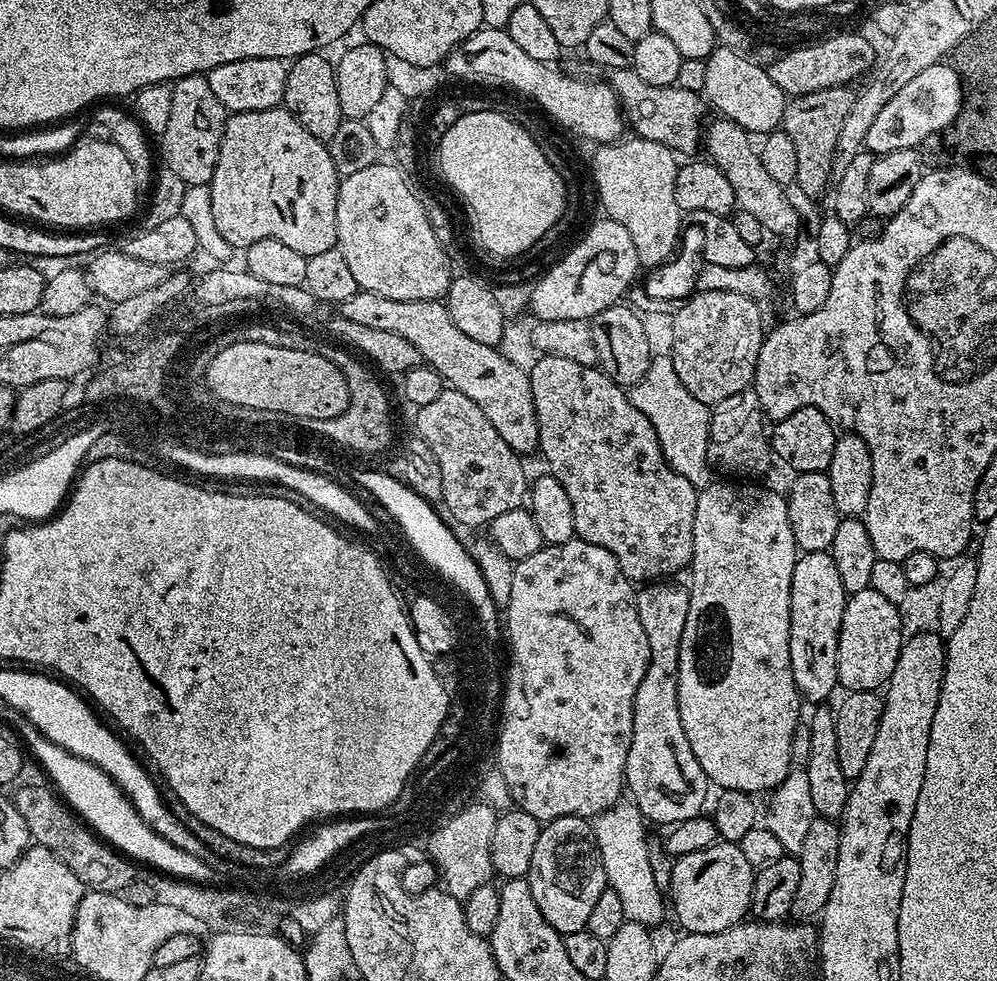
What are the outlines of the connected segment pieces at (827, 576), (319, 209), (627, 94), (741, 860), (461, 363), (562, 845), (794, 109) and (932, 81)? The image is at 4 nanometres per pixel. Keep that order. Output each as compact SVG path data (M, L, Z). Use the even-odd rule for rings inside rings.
M831 551L805 552L794 566L794 578L790 582L790 666L794 670L794 682L805 701L824 702L832 691L837 691L838 681L838 638L842 626L842 614L849 593L838 578L838 566L834 566Z
M283 107L271 108L270 110L258 110L257 112L237 112L229 115L224 127L224 137L222 146L218 150L218 166L212 175L210 202L214 202L214 222L230 242L233 249L243 250L249 248L254 242L262 242L262 238L278 238L278 242L286 242L286 246L298 250L298 254L303 256L313 256L322 254L322 250L330 250L337 247L336 243L336 207L338 206L338 194L340 193L340 182L342 177L336 173L334 162L328 153L328 145L323 140L314 138L310 130L306 130L289 112L285 112Z
M630 68L622 70L611 70L606 76L607 83L612 85L612 90L618 102L620 103L620 111L624 114L627 127L632 128L637 137L641 140L649 140L650 142L658 142L662 146L672 149L677 154L683 152L692 152L688 154L696 154L702 148L702 133L706 128L706 119L704 120L704 108L706 109L706 100L699 92L691 92L677 86L671 88L663 88L662 86L650 86L650 82L642 82L642 78L638 78L636 71Z
M717 842L709 848L694 850L694 854L675 857L673 866L670 908L676 911L676 920L684 927L685 933L718 934L741 923L749 915L752 906L753 866L742 854L739 843Z
M359 291L354 294L354 298L346 298L338 306L338 314L350 322L359 322L362 326L367 326L373 330L390 330L390 334L398 334L410 342L418 350L423 363L429 364L444 379L445 385L449 388L457 388L466 398L478 402L478 410L490 418L494 430L502 434L506 446L514 450L517 454L524 452L535 453L540 446L540 431L538 430L538 414L534 410L534 398L532 397L532 387L530 386L530 375L524 372L508 356L500 353L499 347L491 348L482 346L482 342L474 342L474 338L469 338L454 326L454 322L448 313L447 303L440 300L395 300L394 298L382 298L382 294Z
M583 816L547 821L538 834L538 846L534 846L534 858L526 879L534 902L538 902L538 910L542 910L542 918L546 918L561 937L585 931L592 907L608 887L591 823Z
M851 87L823 88L793 96L787 101L782 121L782 131L794 142L794 154L798 157L798 174L795 187L800 187L808 196L820 196L830 188L830 170L834 150L838 146L838 134L846 119L850 102L856 100L856 92Z
M941 62L934 66L926 66L922 74L917 74L882 106L878 118L870 125L864 143L867 151L876 156L890 154L890 150L906 150L907 148L919 149L920 143L927 136L943 133L956 122L960 112L960 104L964 101L964 86L960 73L951 63Z

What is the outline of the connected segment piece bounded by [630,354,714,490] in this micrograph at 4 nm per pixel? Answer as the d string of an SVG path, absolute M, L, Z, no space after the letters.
M653 355L650 370L640 379L639 384L633 384L630 389L632 405L656 427L658 442L664 451L668 465L682 478L689 480L697 490L713 483L714 471L707 462L709 405L698 402L686 386L682 386L682 378L674 374L674 362L671 355Z

